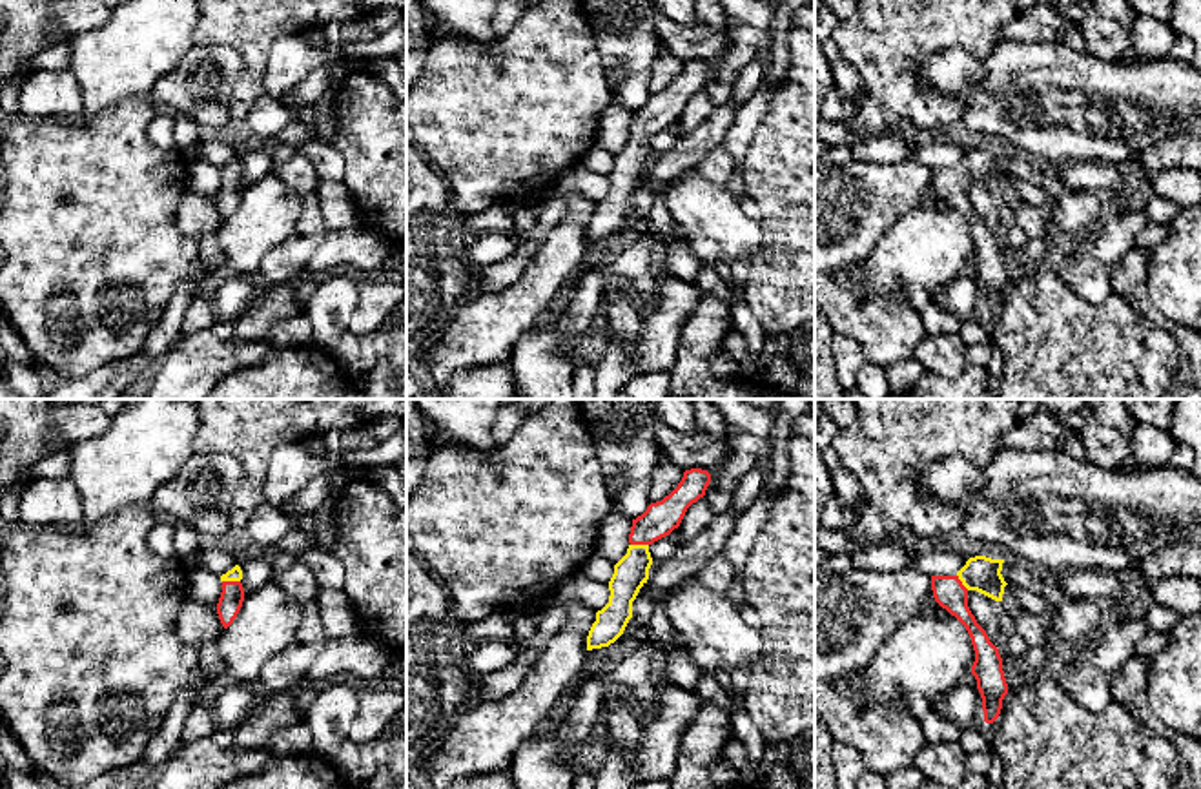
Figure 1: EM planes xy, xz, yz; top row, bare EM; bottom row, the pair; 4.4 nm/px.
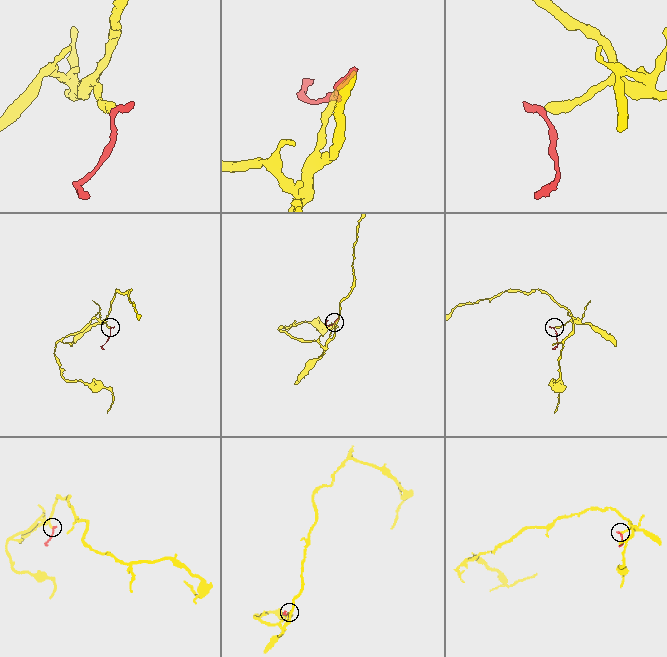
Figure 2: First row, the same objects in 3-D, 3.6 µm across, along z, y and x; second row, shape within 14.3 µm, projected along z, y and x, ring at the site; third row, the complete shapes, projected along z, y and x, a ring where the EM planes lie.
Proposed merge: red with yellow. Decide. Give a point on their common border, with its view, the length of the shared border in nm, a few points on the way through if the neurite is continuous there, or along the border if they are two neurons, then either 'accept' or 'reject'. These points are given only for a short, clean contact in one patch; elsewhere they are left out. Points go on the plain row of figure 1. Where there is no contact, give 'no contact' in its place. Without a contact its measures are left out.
meets red in xy at (232, 174); contact 80 nm long; runs through xy (232, 188), (232, 174), (236, 166); accept

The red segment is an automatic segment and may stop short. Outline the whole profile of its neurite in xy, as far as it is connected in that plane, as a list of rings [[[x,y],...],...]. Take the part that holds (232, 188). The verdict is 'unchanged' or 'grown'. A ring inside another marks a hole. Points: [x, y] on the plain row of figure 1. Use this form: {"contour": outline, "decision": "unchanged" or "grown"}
{"contour": [[[239,157],[221,168],[222,184],[217,195],[217,206],[224,220],[233,215],[244,193],[244,180],[241,171],[242,162]]], "decision": "grown"}

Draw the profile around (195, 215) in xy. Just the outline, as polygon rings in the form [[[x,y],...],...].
[[[188,190],[179,200],[175,219],[182,233],[193,241],[200,239],[208,231],[217,230],[224,222],[217,200],[208,199],[193,190]]]

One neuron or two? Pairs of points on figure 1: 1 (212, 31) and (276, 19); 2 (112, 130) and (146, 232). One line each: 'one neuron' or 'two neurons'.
1: one neuron
2: one neuron

